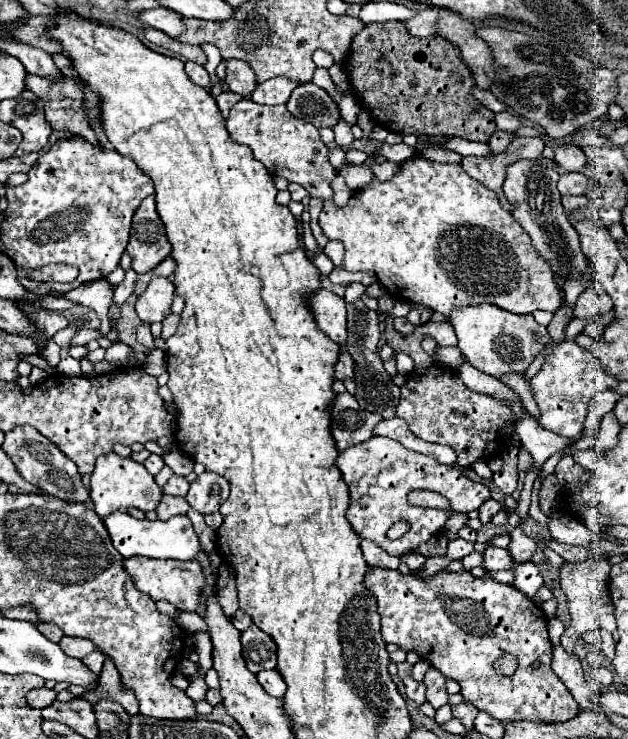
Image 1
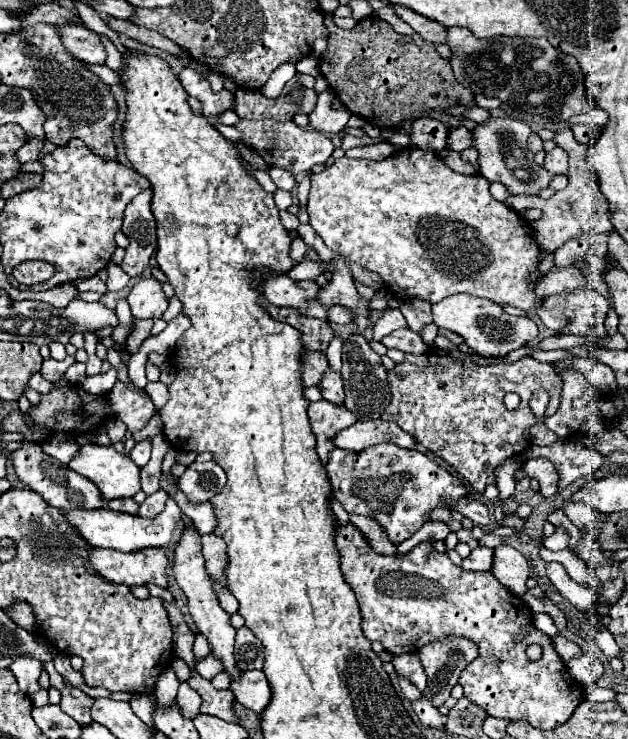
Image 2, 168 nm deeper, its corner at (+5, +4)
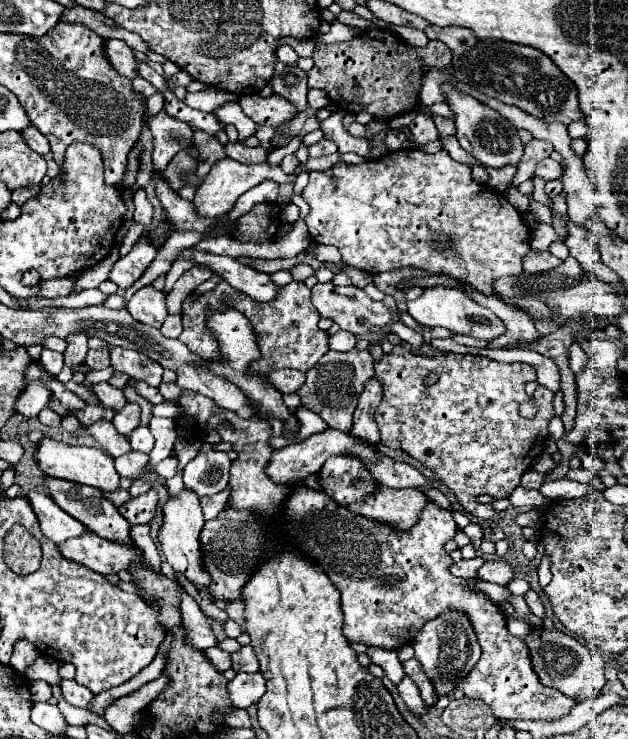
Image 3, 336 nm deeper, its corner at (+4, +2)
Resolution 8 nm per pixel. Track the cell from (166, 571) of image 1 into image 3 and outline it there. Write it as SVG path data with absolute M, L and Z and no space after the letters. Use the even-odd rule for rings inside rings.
M93 534L65 540L65 544L59 544L57 548L67 560L83 564L99 574L117 574L119 570L125 570L139 554L137 548L115 544Z

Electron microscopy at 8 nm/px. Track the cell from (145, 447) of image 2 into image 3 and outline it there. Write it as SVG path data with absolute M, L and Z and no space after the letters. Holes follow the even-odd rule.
M139 426L139 428L131 434L129 442L131 442L131 448L133 448L133 450L151 452L151 448L153 448L153 434L149 432L149 426Z

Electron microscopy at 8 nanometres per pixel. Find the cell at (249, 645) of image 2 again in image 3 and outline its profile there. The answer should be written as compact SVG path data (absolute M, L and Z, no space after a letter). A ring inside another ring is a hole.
M243 646L233 654L233 670L235 672L259 672L259 660L251 646Z

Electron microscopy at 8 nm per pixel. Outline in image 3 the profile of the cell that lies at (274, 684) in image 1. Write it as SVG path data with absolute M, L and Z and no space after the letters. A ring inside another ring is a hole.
M261 672L257 674L237 674L229 682L229 698L237 708L249 708L257 704L265 694L265 678Z

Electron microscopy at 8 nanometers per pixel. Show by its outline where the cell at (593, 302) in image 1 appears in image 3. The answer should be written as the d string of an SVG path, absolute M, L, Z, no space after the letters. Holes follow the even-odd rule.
M529 250L529 256L525 256L523 260L523 272L527 274L539 274L539 272L547 272L553 270L555 266L559 266L561 260L551 256L549 252L537 252L537 250Z

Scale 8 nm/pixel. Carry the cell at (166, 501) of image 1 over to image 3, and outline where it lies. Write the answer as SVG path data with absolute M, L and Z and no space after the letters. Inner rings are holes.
M149 490L137 498L131 498L123 506L119 506L119 512L131 524L149 524L155 516L155 508L157 508L157 492Z

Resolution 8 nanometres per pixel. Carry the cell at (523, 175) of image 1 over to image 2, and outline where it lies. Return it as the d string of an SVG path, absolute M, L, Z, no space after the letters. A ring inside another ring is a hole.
M490 118L482 124L476 126L474 130L474 148L480 152L480 174L486 178L486 180L494 180L494 182L502 182L508 192L512 196L516 194L530 194L530 196L538 196L542 188L548 188L550 182L552 182L552 174L548 174L548 170L544 170L544 166L538 166L534 162L534 154L528 150L528 140L530 136L530 126L526 122L520 122L520 120L514 120L514 118Z

